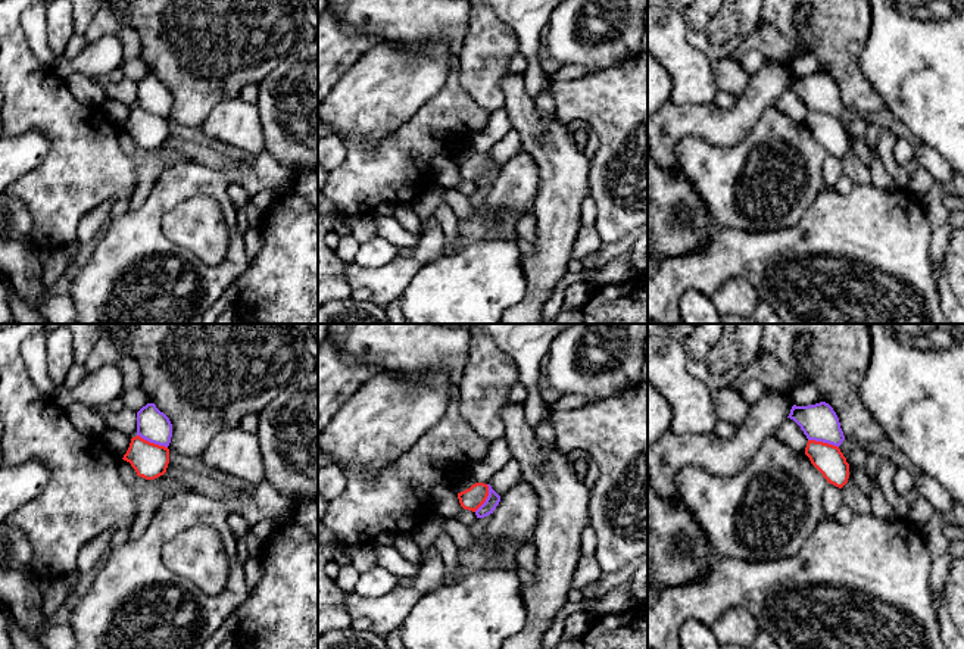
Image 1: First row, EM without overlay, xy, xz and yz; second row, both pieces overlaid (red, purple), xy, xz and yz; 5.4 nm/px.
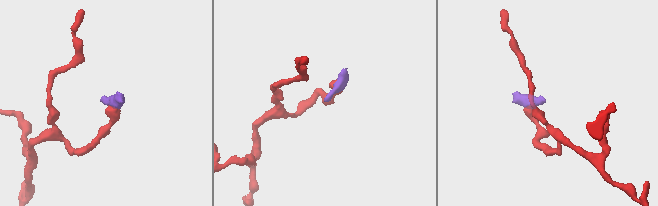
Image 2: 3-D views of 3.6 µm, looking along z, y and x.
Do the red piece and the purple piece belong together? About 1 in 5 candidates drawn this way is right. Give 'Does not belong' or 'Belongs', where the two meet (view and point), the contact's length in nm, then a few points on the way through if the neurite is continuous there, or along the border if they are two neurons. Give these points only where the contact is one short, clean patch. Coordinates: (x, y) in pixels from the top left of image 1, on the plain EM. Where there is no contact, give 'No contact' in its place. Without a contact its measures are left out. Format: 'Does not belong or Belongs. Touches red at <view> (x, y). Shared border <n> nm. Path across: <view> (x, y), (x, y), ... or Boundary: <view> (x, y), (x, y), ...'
Does not belong. Touches red at xy (152, 114). Shared border 180 nm. Boundary: xy (137, 105), (167, 118)

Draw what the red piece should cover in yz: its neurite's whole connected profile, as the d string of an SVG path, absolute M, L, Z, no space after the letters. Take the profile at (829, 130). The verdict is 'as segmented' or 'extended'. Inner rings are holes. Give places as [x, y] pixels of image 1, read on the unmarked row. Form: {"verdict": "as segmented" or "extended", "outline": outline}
{"verdict": "as segmented", "outline": "M808 110L805 125L827 153L842 159L849 149L849 134L837 116Z"}

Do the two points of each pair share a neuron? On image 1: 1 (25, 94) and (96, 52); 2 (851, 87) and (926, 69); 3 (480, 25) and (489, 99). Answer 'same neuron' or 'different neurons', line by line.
1: different neurons
2: different neurons
3: same neuron

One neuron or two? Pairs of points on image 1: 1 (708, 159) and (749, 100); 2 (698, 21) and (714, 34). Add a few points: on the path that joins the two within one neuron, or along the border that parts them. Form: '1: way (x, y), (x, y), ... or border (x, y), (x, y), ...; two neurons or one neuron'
1: border (749, 128), (735, 144), (710, 144), (685, 136); two neurons
2: border (738, 15), (732, 38), (711, 43), (705, 37); two neurons

